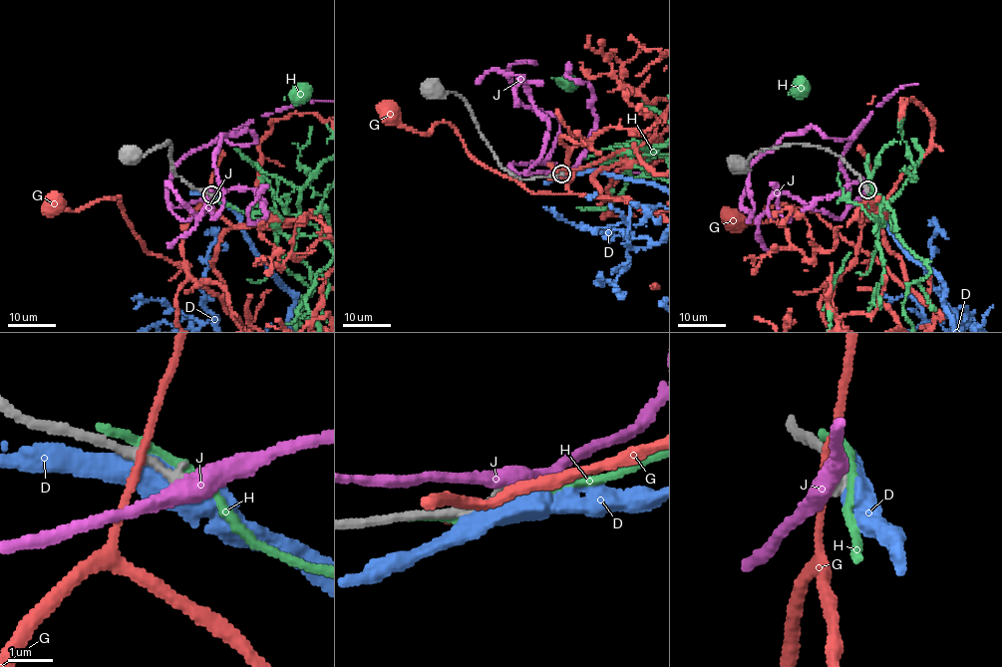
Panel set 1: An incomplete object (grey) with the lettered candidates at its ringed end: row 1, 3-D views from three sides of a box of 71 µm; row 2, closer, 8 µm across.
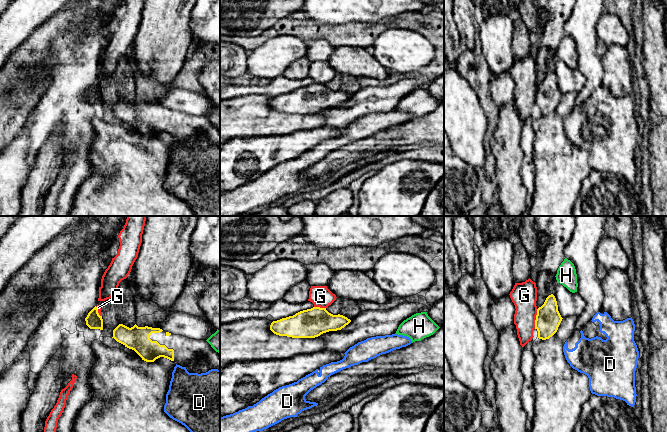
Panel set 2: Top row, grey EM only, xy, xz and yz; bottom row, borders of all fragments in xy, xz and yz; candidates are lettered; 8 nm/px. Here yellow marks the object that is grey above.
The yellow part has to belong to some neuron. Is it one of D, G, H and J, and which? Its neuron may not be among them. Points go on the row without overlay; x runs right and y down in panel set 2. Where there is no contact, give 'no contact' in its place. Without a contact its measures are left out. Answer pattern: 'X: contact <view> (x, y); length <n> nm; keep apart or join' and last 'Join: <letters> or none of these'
D: no contact; keep apart
G: contact yz (536, 95); length 160 nm; keep apart
H: no contact; keep apart
J: no contact; keep apart
Join: none of these

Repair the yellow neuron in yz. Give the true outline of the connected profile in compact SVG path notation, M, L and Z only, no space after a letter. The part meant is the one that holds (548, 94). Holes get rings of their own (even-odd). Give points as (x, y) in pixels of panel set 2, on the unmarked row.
M551 70L546 74L544 80L537 85L535 96L535 105L538 107L537 114L546 116L552 113L557 108L562 95L556 74Z

